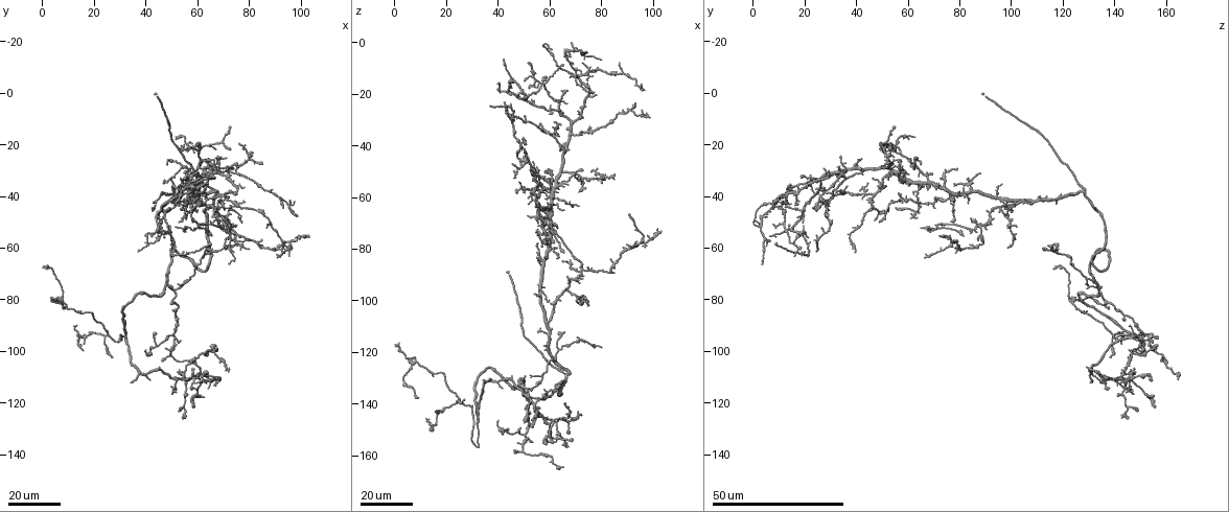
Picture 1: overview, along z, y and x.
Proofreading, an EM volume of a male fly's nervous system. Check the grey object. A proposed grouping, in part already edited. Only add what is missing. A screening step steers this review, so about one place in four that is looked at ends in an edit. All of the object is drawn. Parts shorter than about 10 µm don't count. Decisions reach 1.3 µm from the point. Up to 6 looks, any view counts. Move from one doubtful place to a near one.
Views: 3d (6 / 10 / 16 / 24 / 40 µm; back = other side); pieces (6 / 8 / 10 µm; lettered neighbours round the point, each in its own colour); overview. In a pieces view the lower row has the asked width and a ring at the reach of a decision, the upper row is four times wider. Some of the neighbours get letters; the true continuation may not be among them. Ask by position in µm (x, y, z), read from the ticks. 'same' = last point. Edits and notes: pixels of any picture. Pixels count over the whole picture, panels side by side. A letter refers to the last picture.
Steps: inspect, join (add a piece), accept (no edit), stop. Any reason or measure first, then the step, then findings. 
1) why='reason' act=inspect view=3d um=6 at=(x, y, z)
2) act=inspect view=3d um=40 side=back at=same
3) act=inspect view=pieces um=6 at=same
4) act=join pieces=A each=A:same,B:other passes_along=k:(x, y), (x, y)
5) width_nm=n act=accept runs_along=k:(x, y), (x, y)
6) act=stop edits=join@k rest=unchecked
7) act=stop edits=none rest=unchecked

why='an open end' act=inspect view=3d um=24 at=(41, 56, 6)

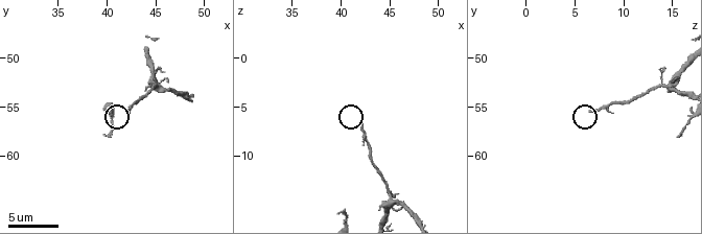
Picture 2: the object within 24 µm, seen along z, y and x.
act=inspect view=pieces um=6 at=(42.0, 55.6, 6.6)

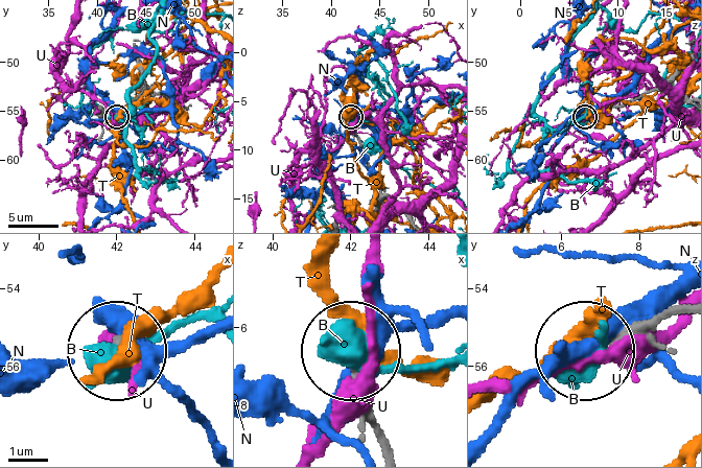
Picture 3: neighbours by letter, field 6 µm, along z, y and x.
act=accept each=B:other,N:other,T:other,U:other found='no lettered piece goes on from it'

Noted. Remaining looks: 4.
why='end of a long branch' act=inspect view=3d um=24 at=(47, 34, 58)

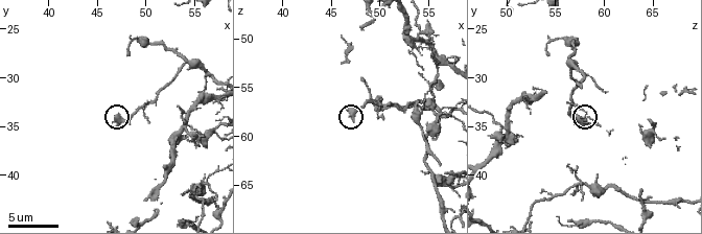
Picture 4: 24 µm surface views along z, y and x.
act=inspect view=pieces um=10 at=(46.8, 35.2, 57.8)

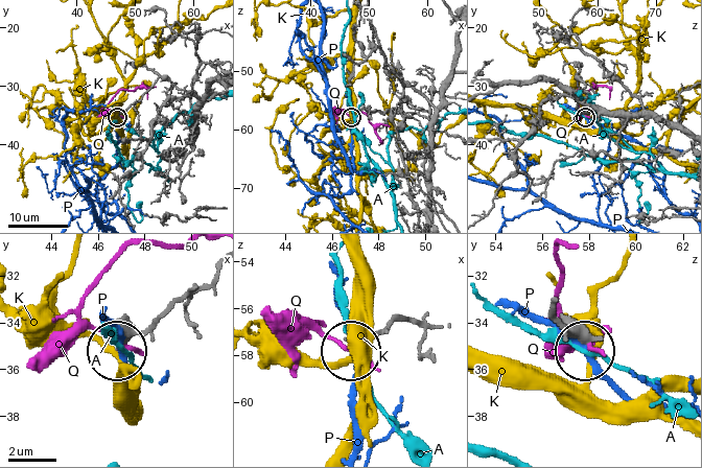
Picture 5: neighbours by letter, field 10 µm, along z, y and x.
act=accept each=A:other,K:other,P:other,Q:other found='none of them fits'

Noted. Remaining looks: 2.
why='stops while still wide' act=inspect view=3d um=24 at=(43, 0, 88)

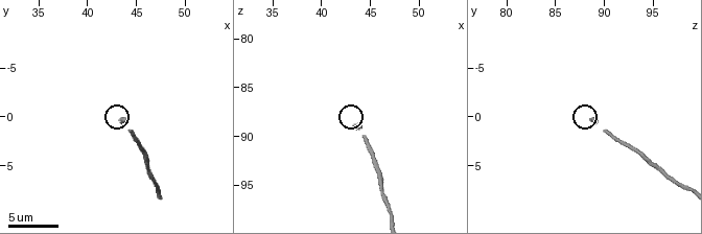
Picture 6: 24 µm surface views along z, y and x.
act=inspect view=pieces um=8 at=(43.2, 0.4, 89.0)

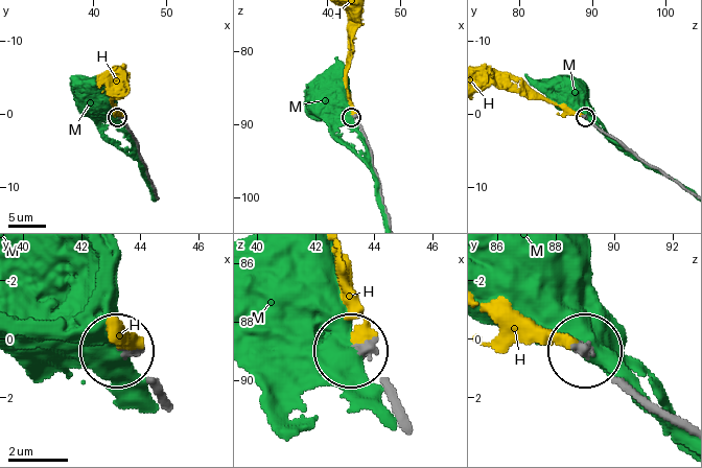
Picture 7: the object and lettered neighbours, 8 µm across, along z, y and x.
width_nm=310 act=join pieces=H each=H:same,M:other passes_along=7:(167, 402), (124, 337) found='it goes on there'

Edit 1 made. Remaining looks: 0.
act=stop edits=join@7 rest=unchecked

